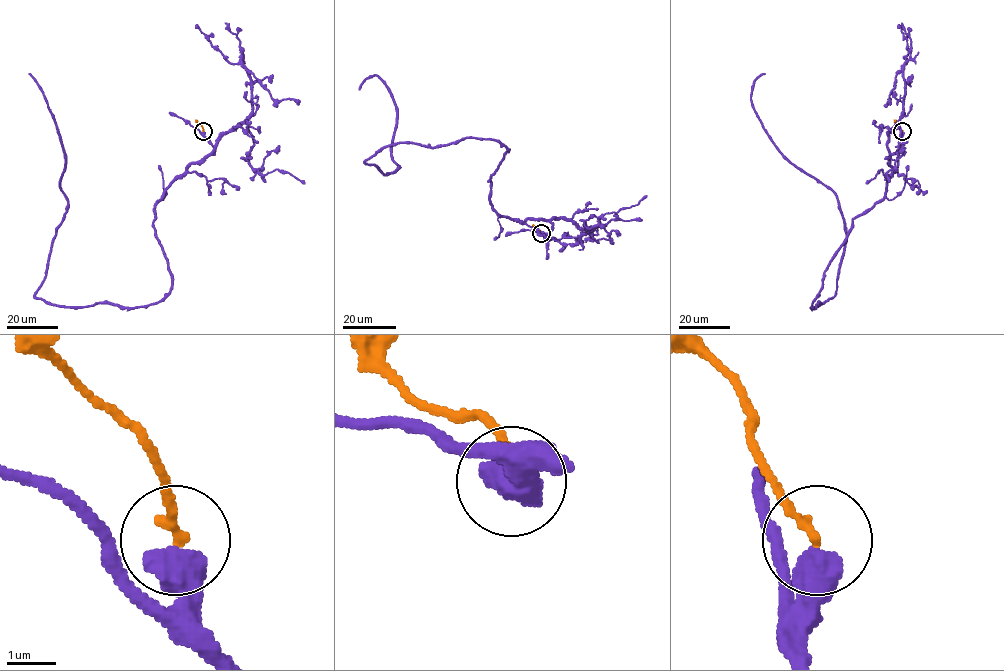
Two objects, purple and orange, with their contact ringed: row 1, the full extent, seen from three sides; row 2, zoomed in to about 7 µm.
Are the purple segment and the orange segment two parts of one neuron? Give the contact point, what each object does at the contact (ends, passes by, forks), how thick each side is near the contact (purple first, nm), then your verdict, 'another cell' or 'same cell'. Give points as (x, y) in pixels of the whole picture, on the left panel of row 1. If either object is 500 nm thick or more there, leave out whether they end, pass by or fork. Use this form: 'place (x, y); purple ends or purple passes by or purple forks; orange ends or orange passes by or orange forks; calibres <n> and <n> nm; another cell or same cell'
place (203, 131); calibres 650 and 200 nm; another cell

